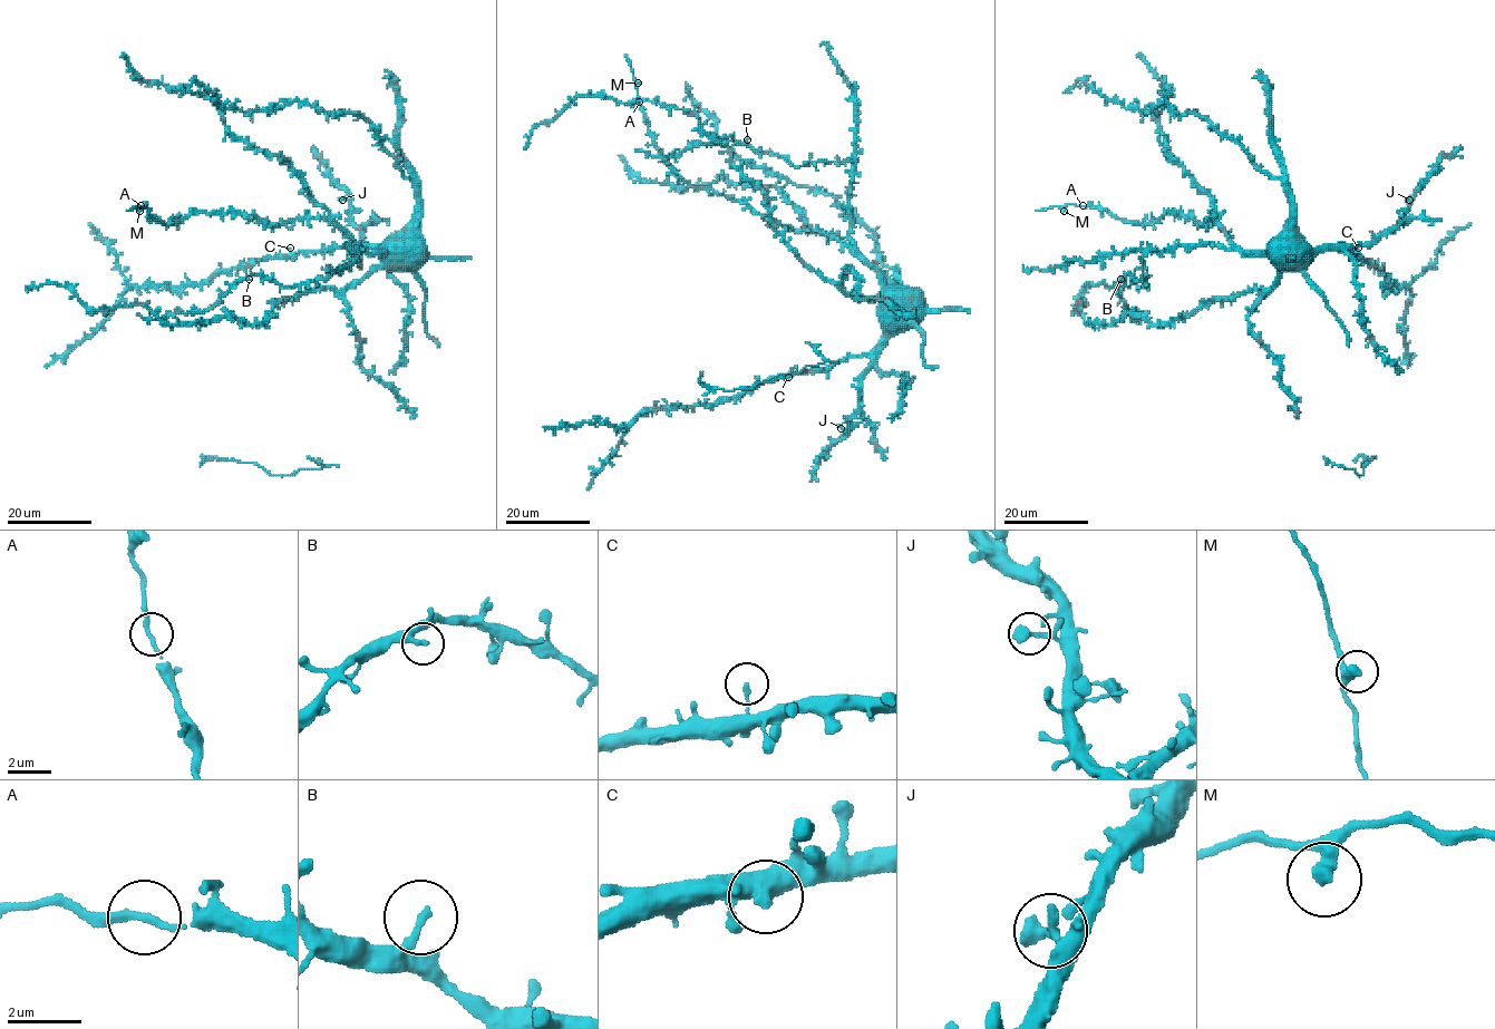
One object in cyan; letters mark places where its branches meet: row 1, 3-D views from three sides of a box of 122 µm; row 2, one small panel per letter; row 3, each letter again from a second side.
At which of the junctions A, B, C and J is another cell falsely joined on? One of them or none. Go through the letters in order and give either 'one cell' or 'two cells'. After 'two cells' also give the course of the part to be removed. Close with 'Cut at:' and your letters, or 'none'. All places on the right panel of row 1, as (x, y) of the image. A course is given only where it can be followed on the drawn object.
A: two cells | (1083, 205), (1035, 211)
B: one cell
C: one cell
J: one cell
Cut at: A

